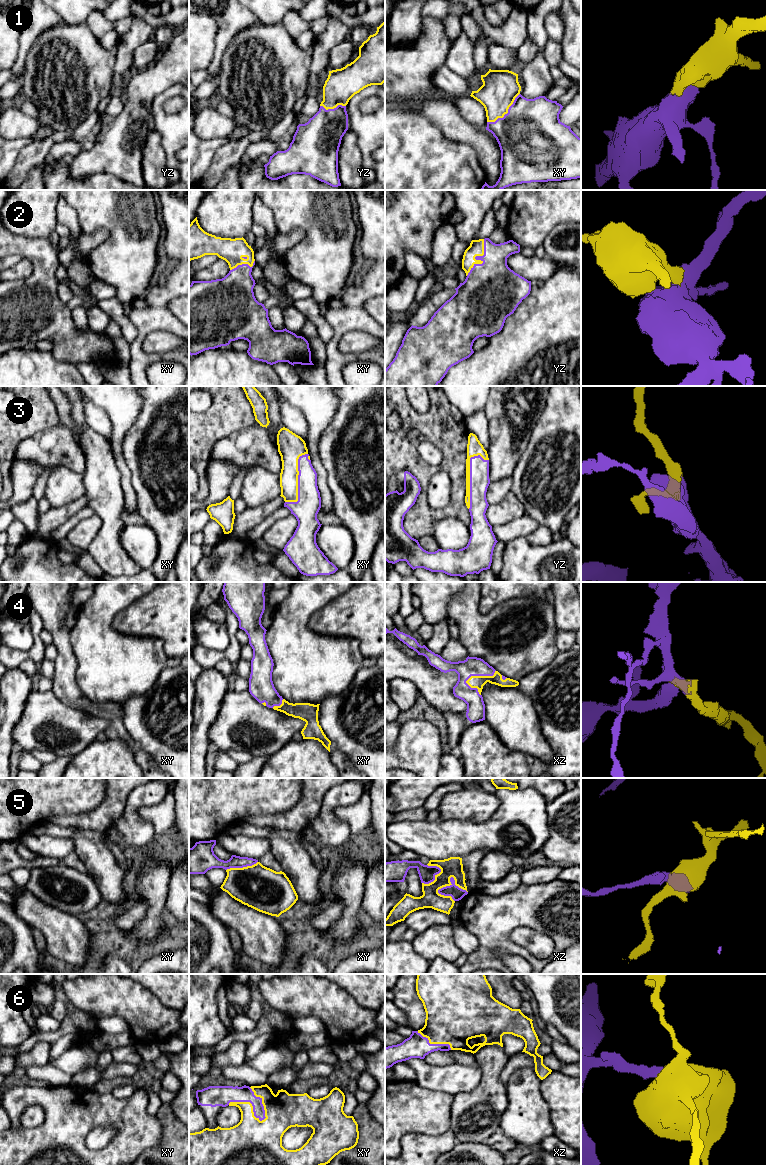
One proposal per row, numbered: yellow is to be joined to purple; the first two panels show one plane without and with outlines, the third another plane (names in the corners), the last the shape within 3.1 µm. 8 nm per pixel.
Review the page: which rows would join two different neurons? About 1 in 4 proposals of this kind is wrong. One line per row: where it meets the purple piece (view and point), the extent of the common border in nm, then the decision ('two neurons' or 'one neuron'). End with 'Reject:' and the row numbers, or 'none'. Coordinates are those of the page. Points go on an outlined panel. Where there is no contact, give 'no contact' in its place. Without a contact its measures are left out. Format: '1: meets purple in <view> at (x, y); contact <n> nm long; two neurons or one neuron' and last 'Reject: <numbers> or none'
1: meets purple in xy at (507, 113); contact 360 nm long; one neuron
2: meets purple in yz at (476, 259); contact 320 nm long; one neuron
3: meets purple in xy at (298, 481); contact 440 nm long; one neuron
4: meets purple in xz at (481, 675); contact 260 nm long; one neuron
5: meets purple in xz at (451, 877); contact 240 nm long; two neurons
6: meets purple in xy at (251, 1103); contact 340 nm long; one neuron
Reject: 5

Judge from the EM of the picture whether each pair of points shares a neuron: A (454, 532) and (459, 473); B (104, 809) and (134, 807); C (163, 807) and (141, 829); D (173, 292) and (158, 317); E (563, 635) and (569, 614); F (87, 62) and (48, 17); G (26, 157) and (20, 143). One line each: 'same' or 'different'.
A: different
B: different
C: different
D: same
E: different
F: different
G: different

